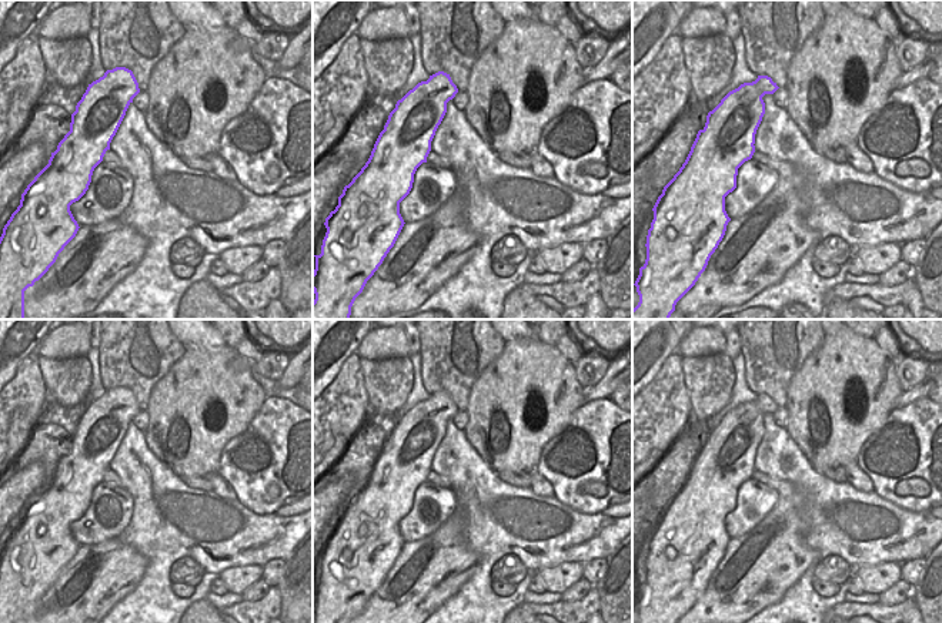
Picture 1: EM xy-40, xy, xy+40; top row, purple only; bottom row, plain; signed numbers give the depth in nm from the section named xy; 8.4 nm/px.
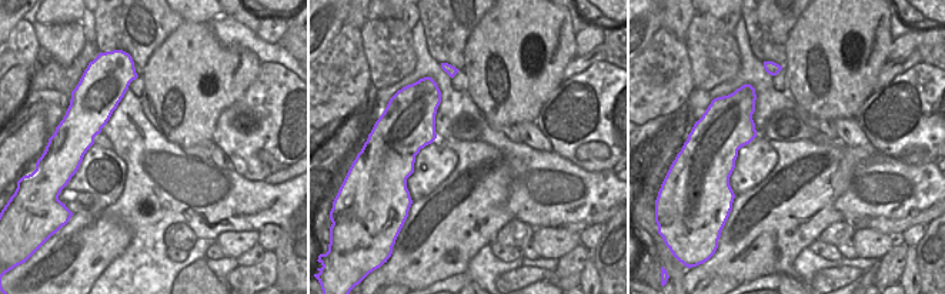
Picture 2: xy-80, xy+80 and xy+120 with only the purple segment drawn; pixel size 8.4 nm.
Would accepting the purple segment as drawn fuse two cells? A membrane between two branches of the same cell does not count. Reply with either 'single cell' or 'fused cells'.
single cell

